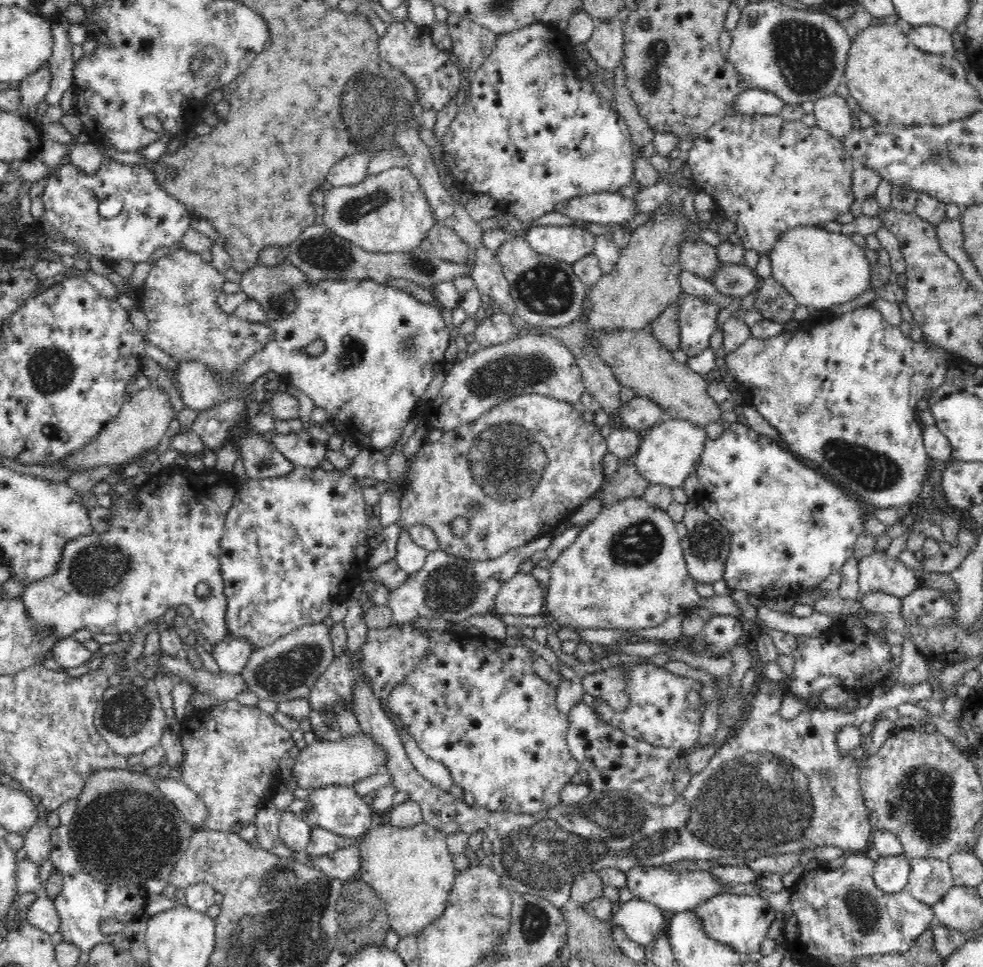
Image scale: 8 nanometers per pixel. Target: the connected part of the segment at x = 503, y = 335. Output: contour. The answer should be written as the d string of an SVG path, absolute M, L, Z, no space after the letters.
M497 311L492 316L486 315L473 333L482 347L496 346L508 342L516 334L516 328L510 315Z

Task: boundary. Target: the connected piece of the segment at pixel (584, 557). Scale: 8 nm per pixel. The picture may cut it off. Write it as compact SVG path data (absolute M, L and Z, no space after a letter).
M629 496L606 505L596 518L581 526L574 542L564 547L549 569L550 582L544 601L546 612L558 628L639 631L660 626L666 619L698 605L701 597L687 570L675 523L665 510L656 508L643 496Z

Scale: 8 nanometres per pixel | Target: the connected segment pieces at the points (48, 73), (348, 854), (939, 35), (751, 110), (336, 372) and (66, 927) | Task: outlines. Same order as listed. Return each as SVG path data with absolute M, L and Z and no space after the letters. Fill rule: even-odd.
M49 61L39 66L36 72L28 75L21 81L18 89L23 99L23 110L20 116L25 119L32 119L39 124L36 118L36 108L38 103L45 101L53 82L53 71Z
M359 845L348 846L330 854L313 858L313 866L329 878L347 881L357 877L361 867Z
M915 26L908 35L916 48L928 54L944 55L950 53L954 48L950 32L940 26Z
M746 88L736 94L732 111L735 114L780 114L784 101L776 97L776 94L761 89Z
M354 278L300 283L291 286L291 293L295 302L294 310L286 317L276 318L276 334L272 336L272 342L268 342L262 351L256 352L244 364L240 374L232 378L232 388L219 388L213 381L211 370L203 364L180 362L173 369L160 365L159 372L168 376L185 406L196 410L218 406L246 385L251 385L261 374L276 372L296 390L309 396L316 407L325 409L333 419L340 420L348 435L362 447L381 451L391 446L402 436L416 402L444 366L444 354L452 337L447 314L438 307L418 301L394 285ZM314 340L322 340L326 347L319 356L310 356L306 352L306 346Z
M67 826L52 827L51 860L53 866L63 874L63 884L60 892L53 898L53 905L59 914L60 928L63 940L72 943L83 951L89 951L100 943L112 944L121 949L128 949L131 937L122 932L105 934L102 924L106 920L116 920L120 923L132 922L144 914L147 903L147 892L136 885L116 886L96 880L91 874L84 872L77 861L70 845L70 830Z

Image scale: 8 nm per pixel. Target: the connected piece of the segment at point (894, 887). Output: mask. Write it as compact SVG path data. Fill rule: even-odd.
M880 855L875 860L873 879L885 893L897 893L907 888L910 870L911 858L908 855Z

